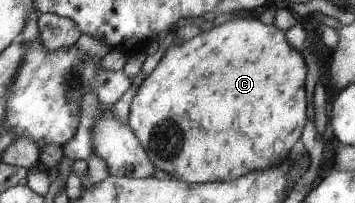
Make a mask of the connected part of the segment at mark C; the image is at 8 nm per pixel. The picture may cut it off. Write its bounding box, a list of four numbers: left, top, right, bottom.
[128,17,308,184]

